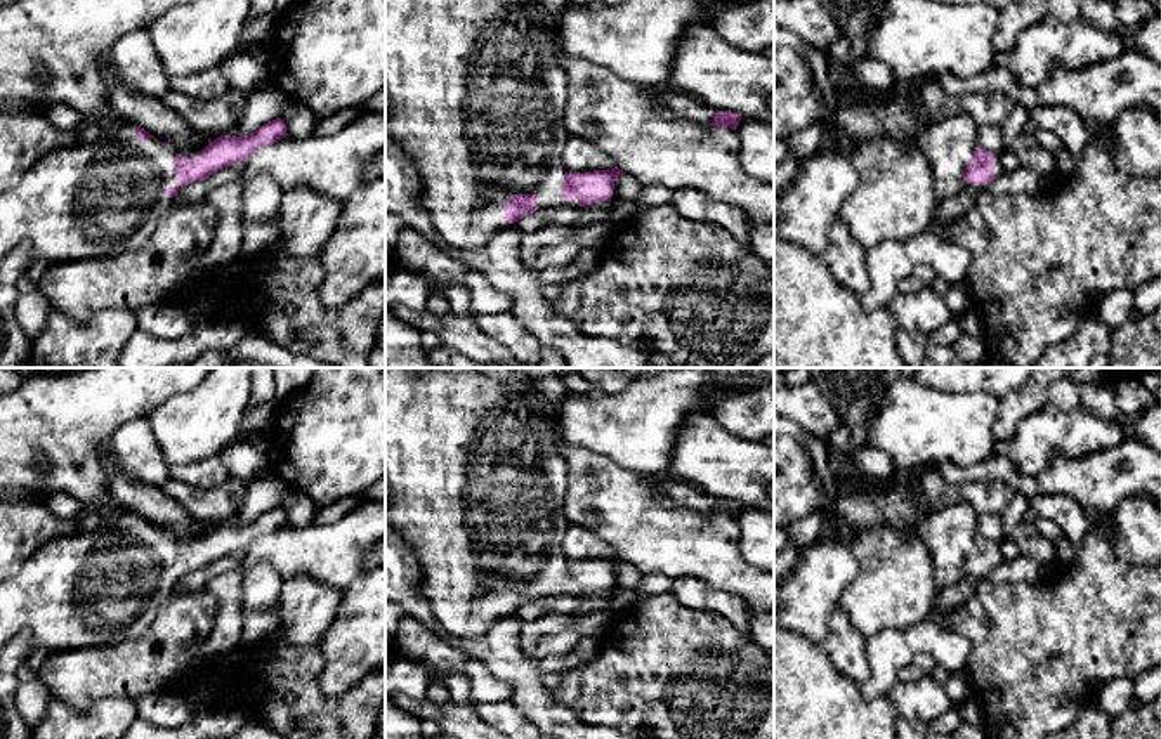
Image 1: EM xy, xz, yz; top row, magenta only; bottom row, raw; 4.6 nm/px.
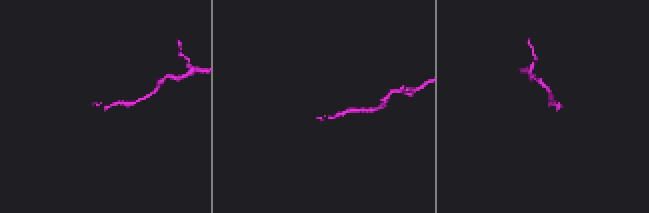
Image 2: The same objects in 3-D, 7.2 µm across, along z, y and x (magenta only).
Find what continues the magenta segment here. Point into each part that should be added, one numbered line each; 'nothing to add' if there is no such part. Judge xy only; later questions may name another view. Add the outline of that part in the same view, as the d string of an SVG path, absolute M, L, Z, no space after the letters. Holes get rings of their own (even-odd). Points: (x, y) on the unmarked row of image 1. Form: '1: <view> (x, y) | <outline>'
1: xy (106, 582) | M87 507L76 522L76 533L54 538L40 546L17 574L0 581L0 651L21 633L30 637L31 651L54 652L113 645L142 635L170 597L172 586L165 579L177 574L175 540L170 534L163 534L158 527L139 529L135 513L118 508Z

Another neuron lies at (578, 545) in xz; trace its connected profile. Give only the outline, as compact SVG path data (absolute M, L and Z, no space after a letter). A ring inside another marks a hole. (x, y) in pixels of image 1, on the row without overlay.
M573 524L567 526L562 550L566 560L571 562L611 559L616 555L613 546L606 543L600 536L594 534L590 529L583 529Z

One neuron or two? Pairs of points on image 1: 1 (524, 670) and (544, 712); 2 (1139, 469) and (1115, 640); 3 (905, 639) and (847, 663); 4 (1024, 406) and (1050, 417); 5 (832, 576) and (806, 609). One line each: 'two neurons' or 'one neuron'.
1: one neuron
2: two neurons
3: two neurons
4: two neurons
5: one neuron

